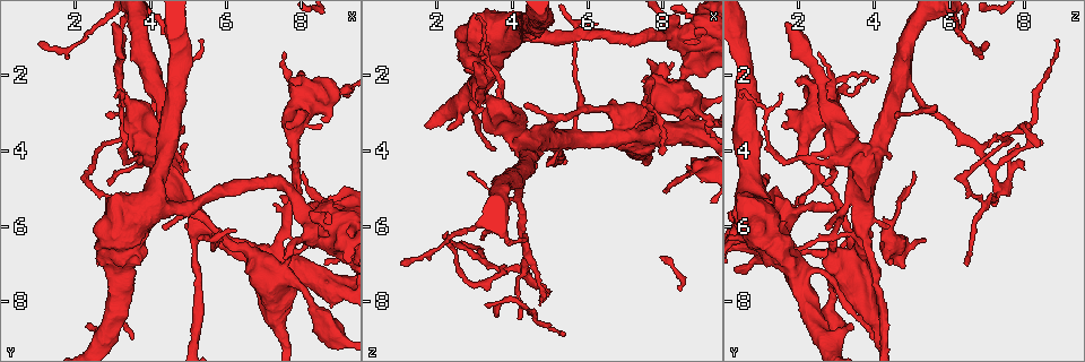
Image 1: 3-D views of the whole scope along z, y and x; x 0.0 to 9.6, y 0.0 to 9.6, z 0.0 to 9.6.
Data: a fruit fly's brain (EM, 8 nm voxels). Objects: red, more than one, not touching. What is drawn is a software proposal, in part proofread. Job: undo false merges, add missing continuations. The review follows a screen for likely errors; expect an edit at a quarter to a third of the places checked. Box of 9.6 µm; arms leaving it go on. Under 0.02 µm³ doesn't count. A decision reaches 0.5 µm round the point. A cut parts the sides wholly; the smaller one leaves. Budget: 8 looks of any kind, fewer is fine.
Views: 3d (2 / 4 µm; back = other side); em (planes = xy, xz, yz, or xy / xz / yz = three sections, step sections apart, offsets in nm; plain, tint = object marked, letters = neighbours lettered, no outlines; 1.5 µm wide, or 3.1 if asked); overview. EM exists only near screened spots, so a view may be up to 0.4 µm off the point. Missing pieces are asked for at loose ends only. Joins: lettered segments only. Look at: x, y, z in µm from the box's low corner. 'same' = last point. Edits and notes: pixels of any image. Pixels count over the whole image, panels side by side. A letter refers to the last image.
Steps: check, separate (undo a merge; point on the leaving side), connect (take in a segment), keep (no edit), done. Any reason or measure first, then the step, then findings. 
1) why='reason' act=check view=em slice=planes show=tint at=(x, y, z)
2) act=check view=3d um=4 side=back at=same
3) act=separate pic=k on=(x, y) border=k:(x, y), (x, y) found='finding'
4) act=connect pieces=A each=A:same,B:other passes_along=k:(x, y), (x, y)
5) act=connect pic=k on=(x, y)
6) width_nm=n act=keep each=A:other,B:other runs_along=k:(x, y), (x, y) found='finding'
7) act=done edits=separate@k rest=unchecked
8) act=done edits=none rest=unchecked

why='sudden change in width' act=check view=3d um=2 at=(9.15, 8.95, 2.85)

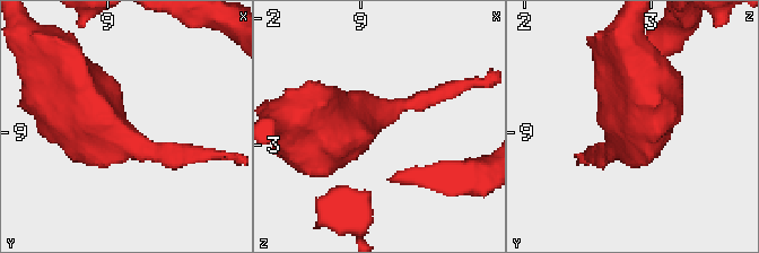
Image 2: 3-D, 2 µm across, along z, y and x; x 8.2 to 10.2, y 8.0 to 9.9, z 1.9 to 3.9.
why='shape alone is not enough' act=check view=em slice=xy step=8 show=letters at=(9.10, 9.02, 2.80)

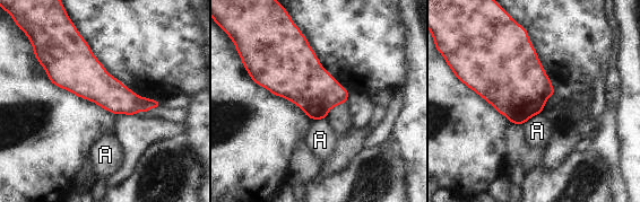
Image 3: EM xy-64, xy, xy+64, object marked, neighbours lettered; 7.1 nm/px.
act=keep each=A:other border=3:(541, 113), (529, 117), (521, 125) found='continuous, no second neuron'

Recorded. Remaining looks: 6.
why='an open end' act=check view=3d um=4 at=(2.25, 8.65, 3.40)

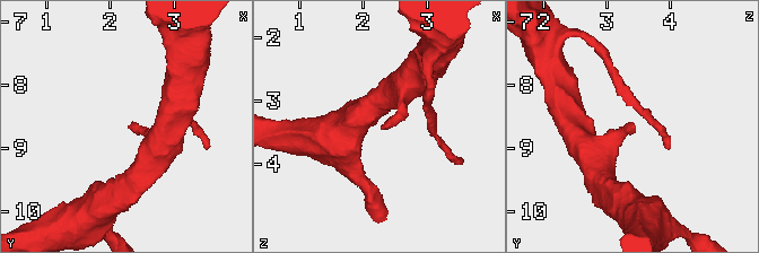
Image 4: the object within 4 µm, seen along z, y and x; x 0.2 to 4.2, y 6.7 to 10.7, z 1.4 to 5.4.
why='now the EM' act=check view=em slice=xz step=8 show=letters at=(2.25, 8.65, 3.45)

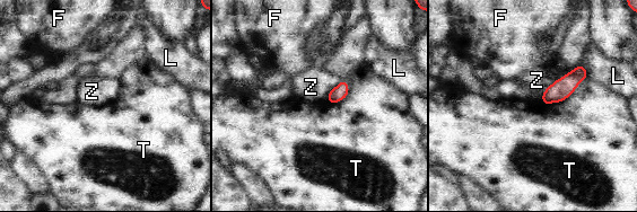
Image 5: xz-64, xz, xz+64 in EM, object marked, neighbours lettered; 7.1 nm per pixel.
longest_contact=T:380nm act=keep each=F:other,L:other,T:other,Z:other found='none of them fits'

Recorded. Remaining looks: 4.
why='free end' act=check view=em slice=planes show=letters at=(4.35, 6.05, 2.75)

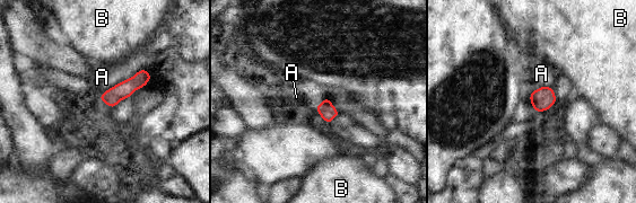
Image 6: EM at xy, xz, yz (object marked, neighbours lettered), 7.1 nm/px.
act=keep each=A:other,B:other runs_along=6:(147, 76), (112, 97), (103, 97) found='none of them fits'

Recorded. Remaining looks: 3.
act=done edits=none rest=unchecked

